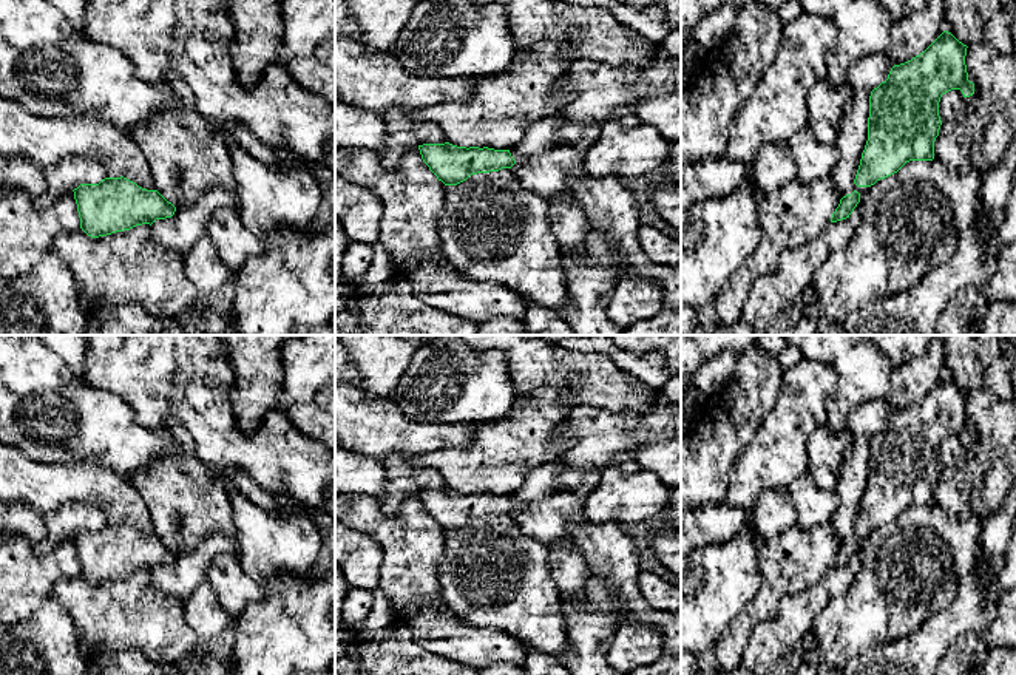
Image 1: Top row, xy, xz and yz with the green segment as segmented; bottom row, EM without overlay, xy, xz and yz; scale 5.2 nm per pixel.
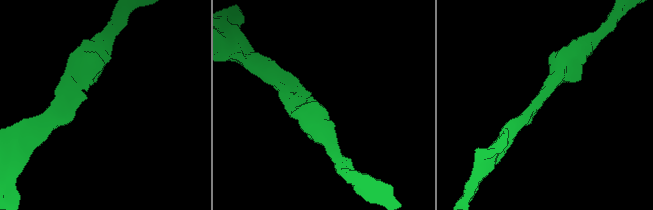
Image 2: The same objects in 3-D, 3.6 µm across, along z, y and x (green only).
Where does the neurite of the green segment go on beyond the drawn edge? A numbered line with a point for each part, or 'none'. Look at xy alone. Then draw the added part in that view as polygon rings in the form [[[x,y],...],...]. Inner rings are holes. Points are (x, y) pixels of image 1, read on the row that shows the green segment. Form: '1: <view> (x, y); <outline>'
none

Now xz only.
none

